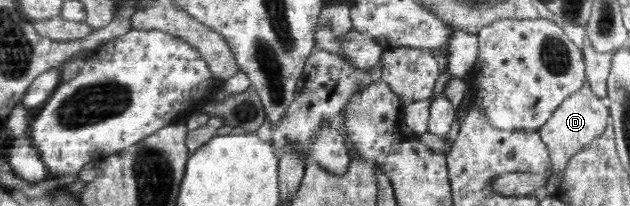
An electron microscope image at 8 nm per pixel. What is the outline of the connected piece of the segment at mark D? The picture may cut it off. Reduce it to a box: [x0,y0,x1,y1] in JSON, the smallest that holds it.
[538,81,609,183]

